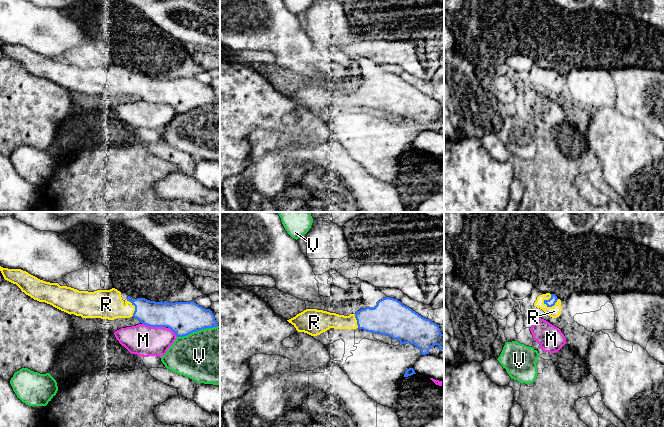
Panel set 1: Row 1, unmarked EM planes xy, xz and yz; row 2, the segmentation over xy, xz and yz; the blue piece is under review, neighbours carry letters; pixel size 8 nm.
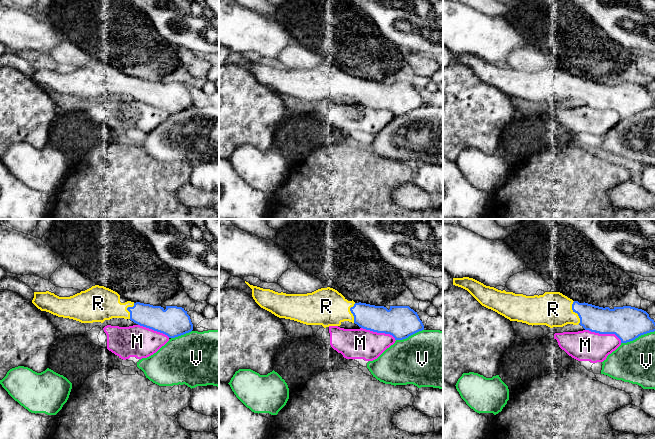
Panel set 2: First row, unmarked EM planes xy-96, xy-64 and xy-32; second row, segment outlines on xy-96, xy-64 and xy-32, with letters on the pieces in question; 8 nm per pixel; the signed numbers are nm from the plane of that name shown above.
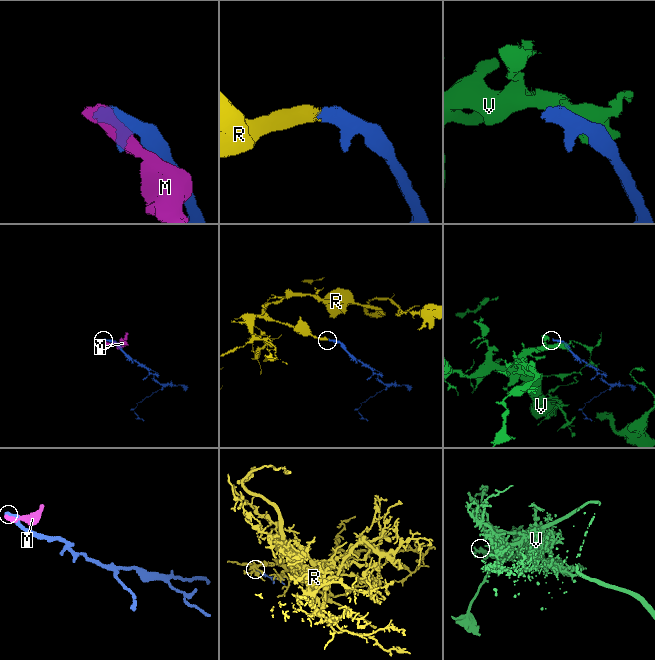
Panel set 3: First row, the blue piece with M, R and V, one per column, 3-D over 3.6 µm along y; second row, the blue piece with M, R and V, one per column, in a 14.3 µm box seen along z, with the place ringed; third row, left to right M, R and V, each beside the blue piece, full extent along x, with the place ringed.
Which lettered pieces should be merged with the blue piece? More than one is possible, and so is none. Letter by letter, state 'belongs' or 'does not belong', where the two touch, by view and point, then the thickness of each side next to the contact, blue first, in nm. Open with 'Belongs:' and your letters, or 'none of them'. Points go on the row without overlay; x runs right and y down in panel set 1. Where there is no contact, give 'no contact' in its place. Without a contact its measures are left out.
Belongs: R
M: does not belong; contact xy (154, 102); calibres 280 and 240 nm
R: belongs; contact yz (551, 82); calibres 70 and 90 nm
V: does not belong; contact xy (197, 106); calibres 280 and 460 nm

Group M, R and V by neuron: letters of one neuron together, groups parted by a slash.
M / R / V

